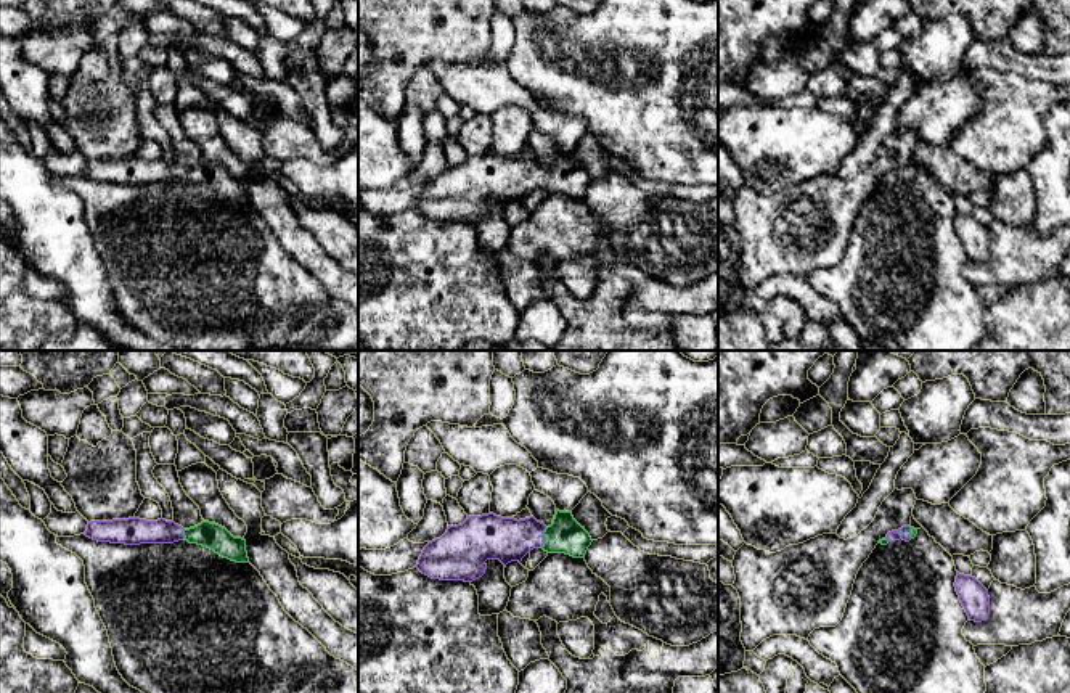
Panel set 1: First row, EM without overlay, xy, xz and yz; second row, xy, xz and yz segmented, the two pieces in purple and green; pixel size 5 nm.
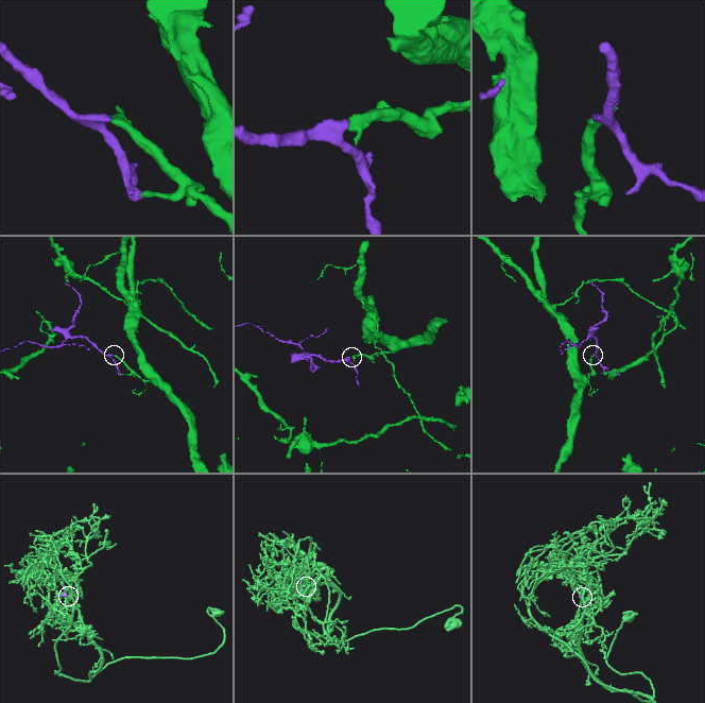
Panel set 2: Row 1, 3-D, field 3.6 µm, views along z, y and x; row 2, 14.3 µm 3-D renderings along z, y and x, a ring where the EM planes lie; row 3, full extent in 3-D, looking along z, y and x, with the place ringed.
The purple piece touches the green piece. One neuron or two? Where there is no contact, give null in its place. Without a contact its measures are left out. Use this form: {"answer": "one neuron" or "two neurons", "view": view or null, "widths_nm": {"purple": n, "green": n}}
{"answer": "one neuron", "view": "xz", "widths_nm": {"purple": 220, "green": 180}}

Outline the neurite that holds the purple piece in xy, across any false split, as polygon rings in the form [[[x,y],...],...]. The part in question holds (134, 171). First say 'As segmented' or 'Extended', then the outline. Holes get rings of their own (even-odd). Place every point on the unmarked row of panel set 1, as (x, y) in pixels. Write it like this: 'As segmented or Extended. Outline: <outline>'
Extended. Outline: [[[140,158],[90,161],[85,175],[98,182],[140,185],[140,183],[174,183],[188,180],[207,187],[223,198],[236,203],[247,203],[246,180],[233,177],[225,167],[202,161],[183,169],[174,161],[146,161]]]

